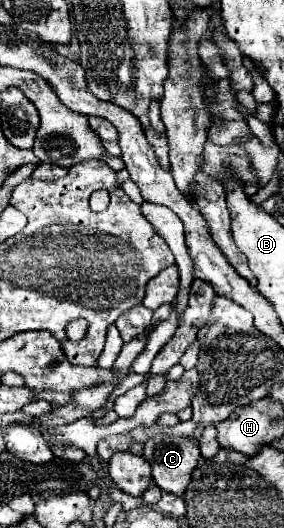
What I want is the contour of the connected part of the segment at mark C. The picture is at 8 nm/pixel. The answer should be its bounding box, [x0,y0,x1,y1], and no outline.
[144,435,200,495]

